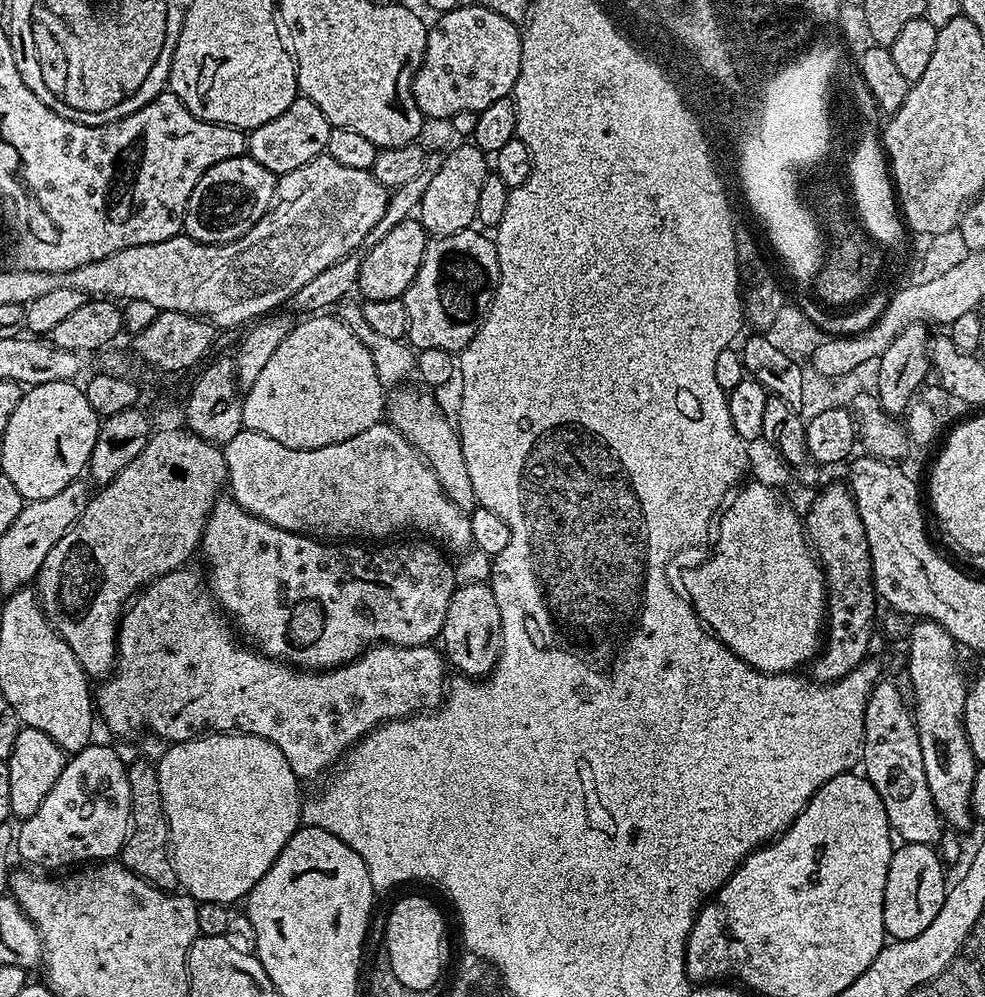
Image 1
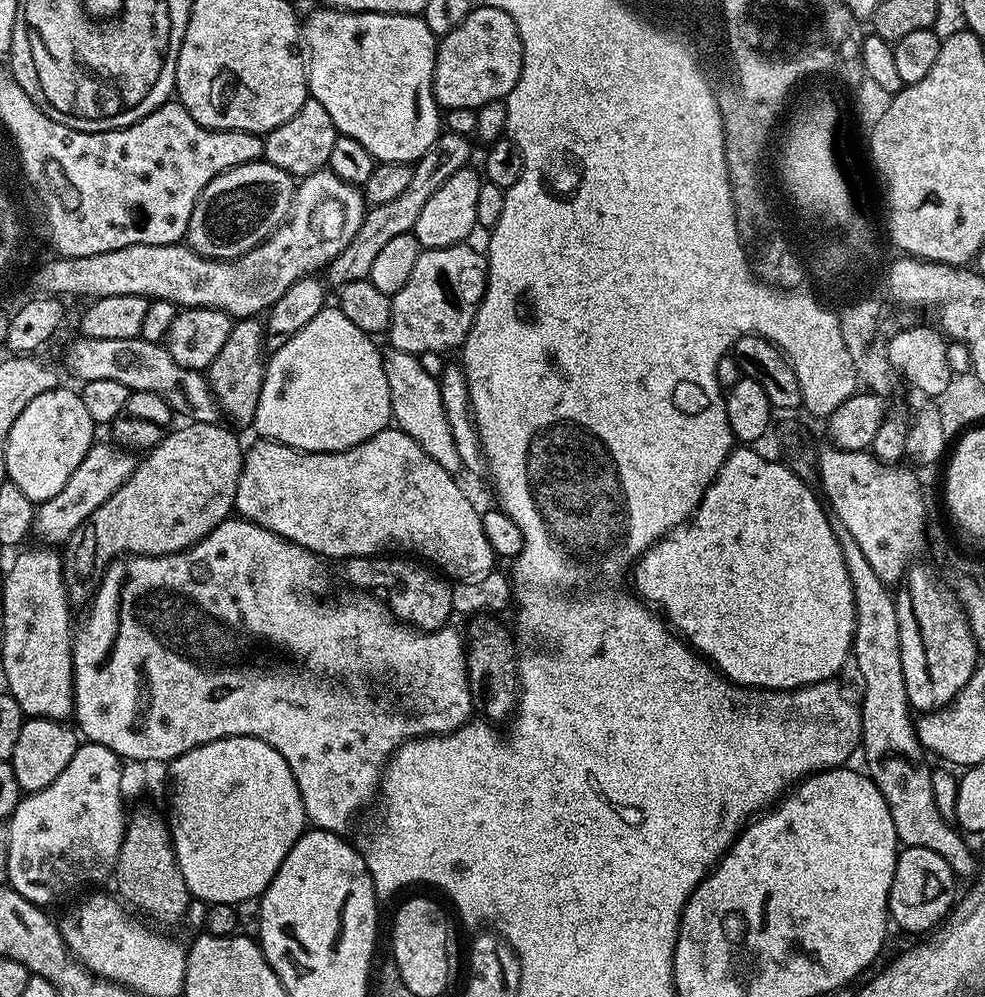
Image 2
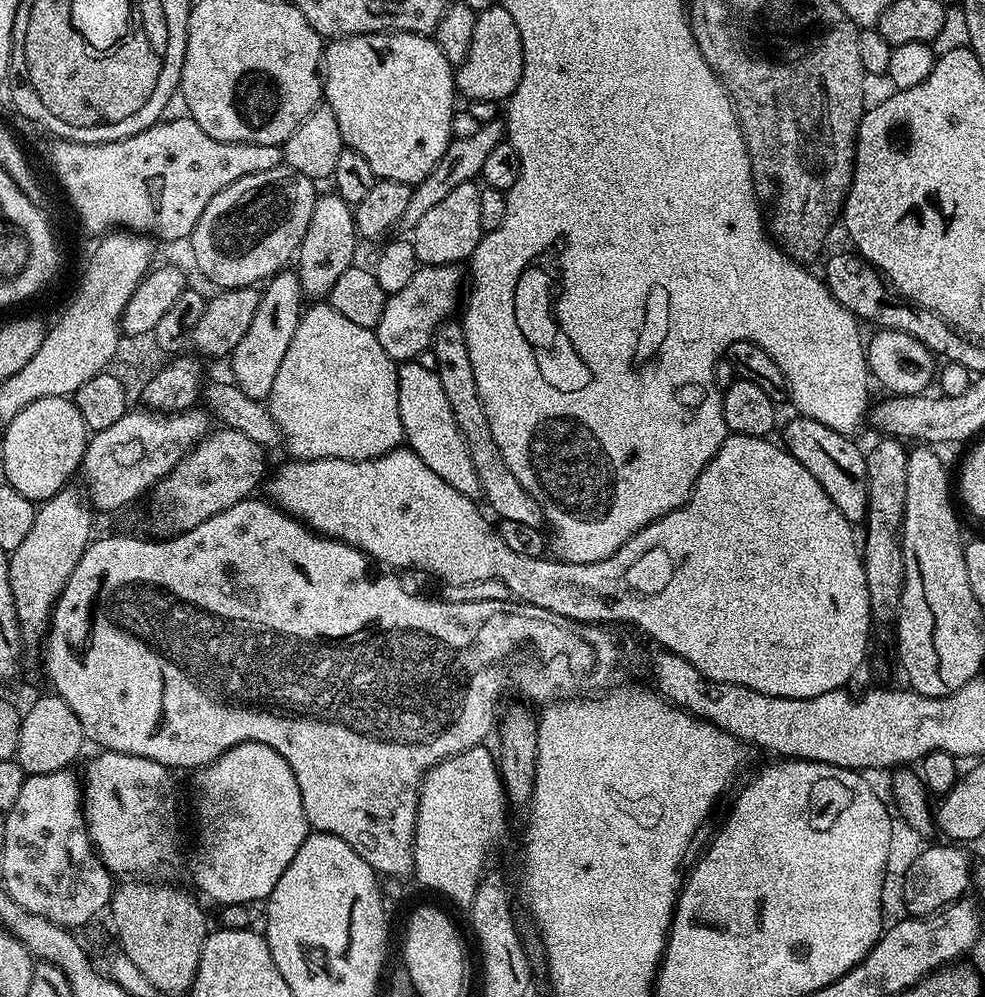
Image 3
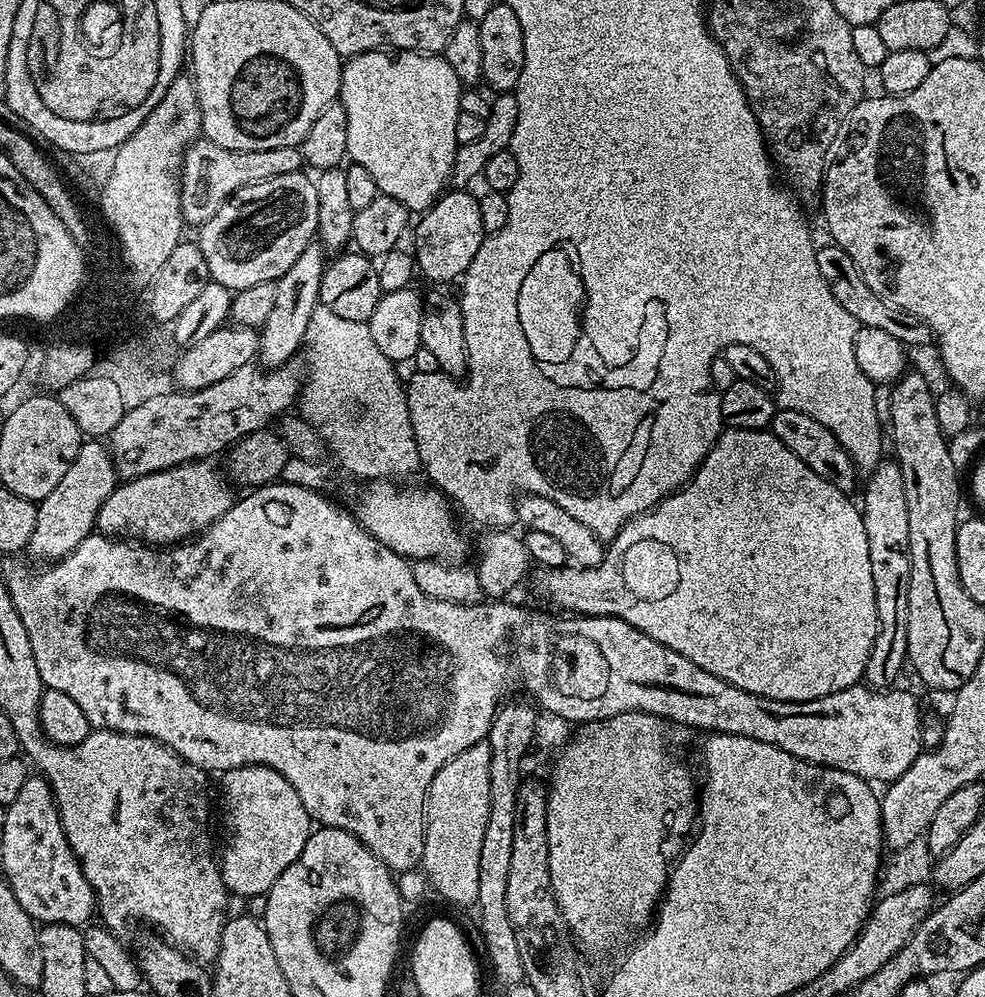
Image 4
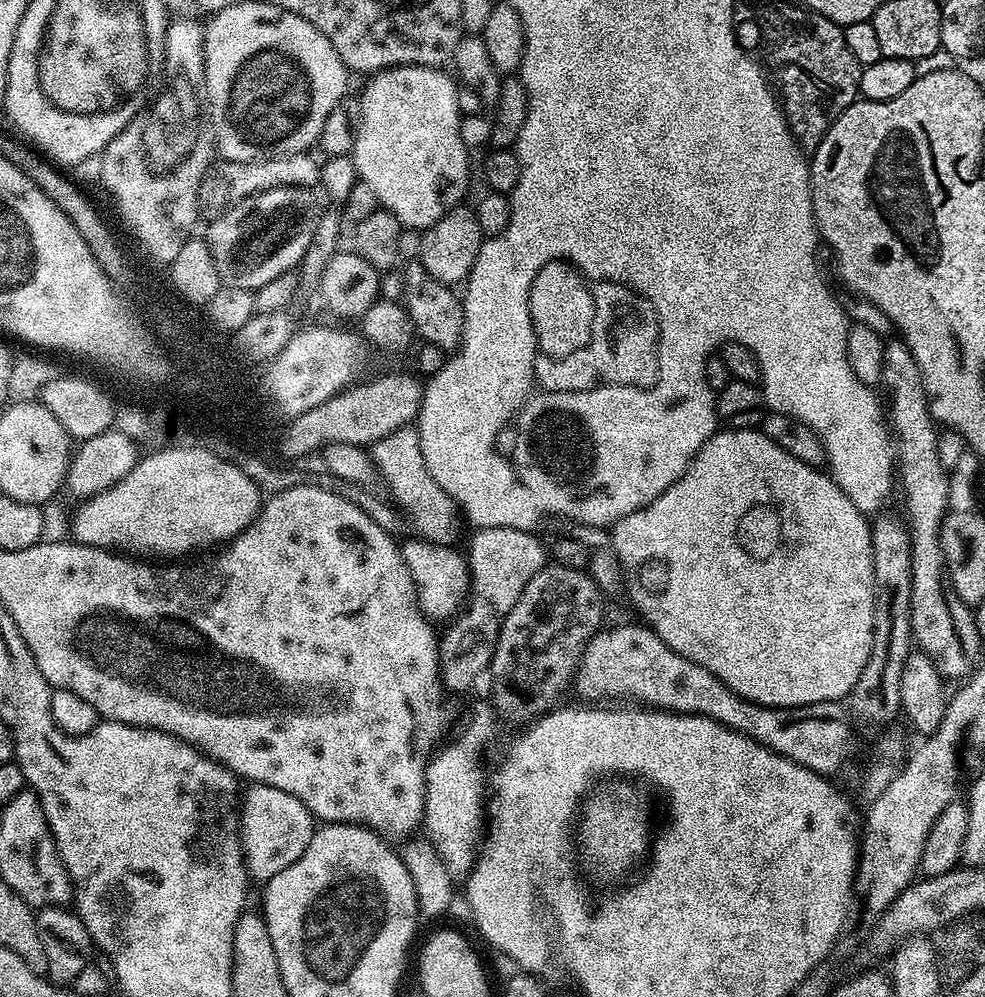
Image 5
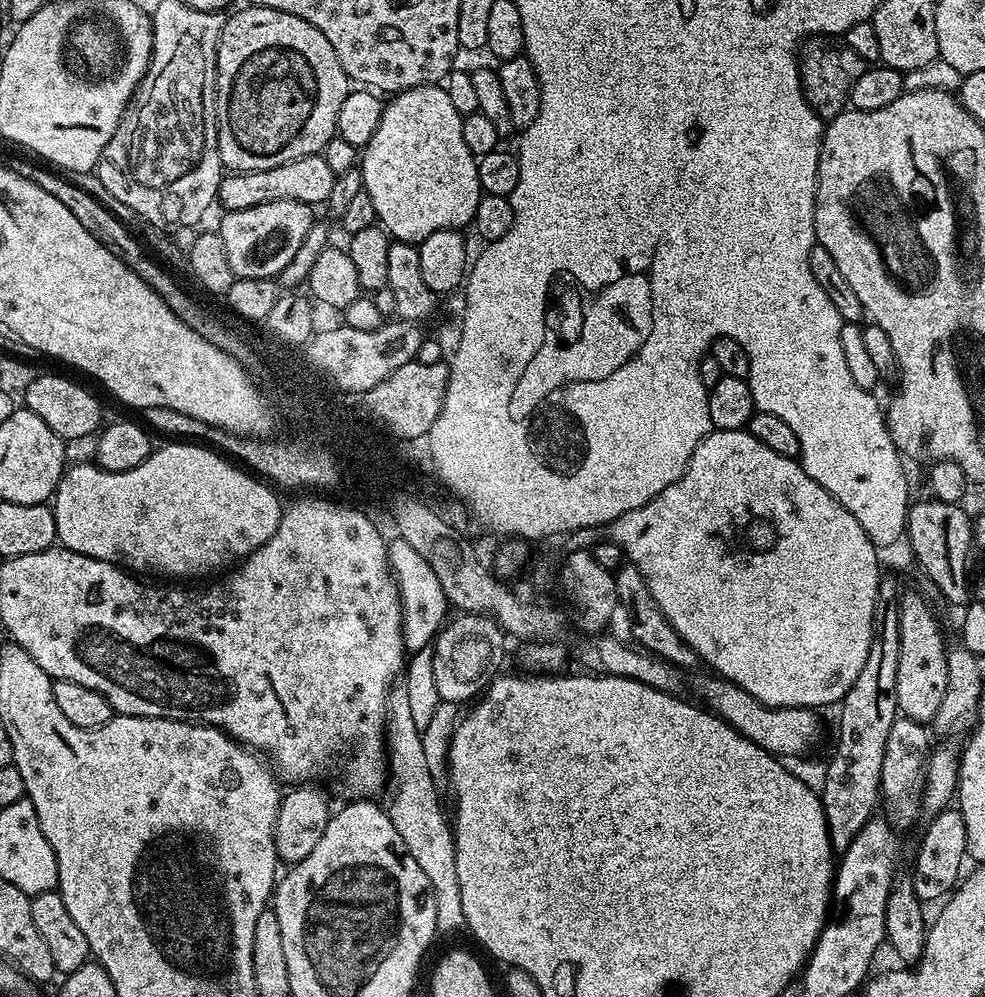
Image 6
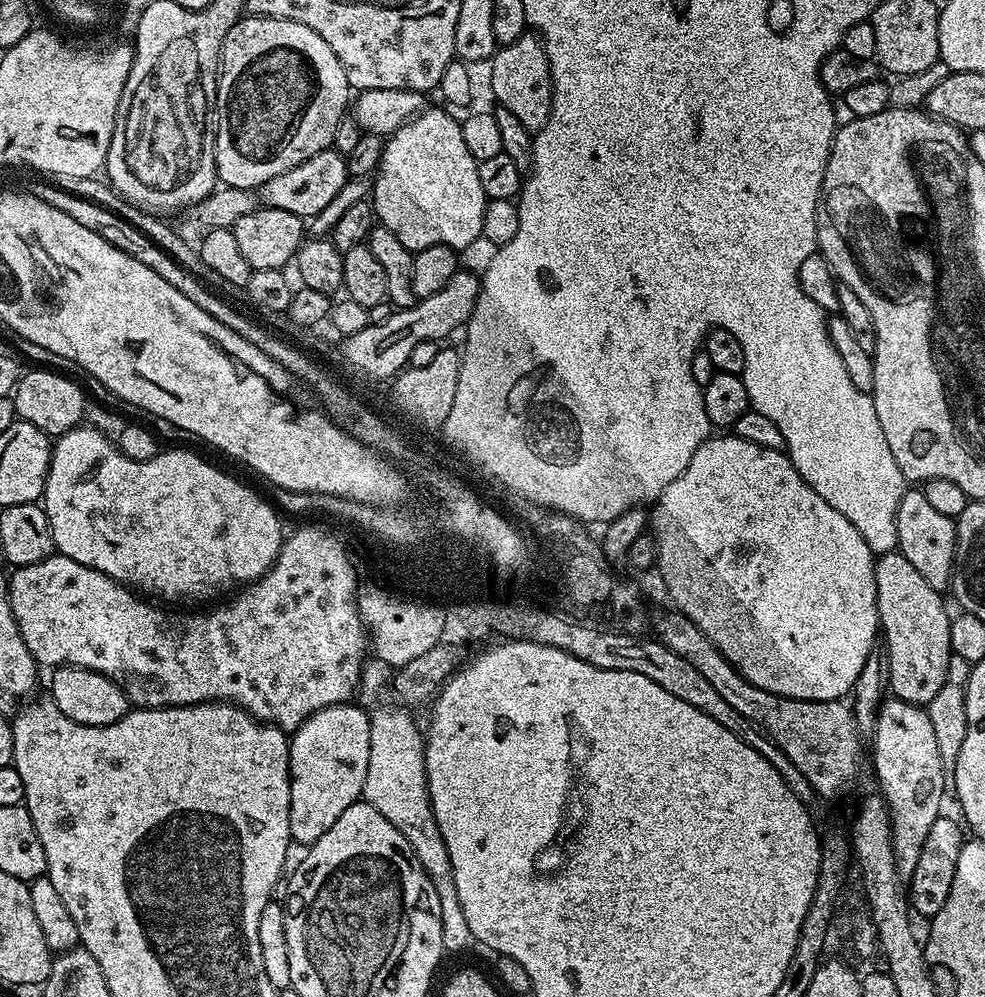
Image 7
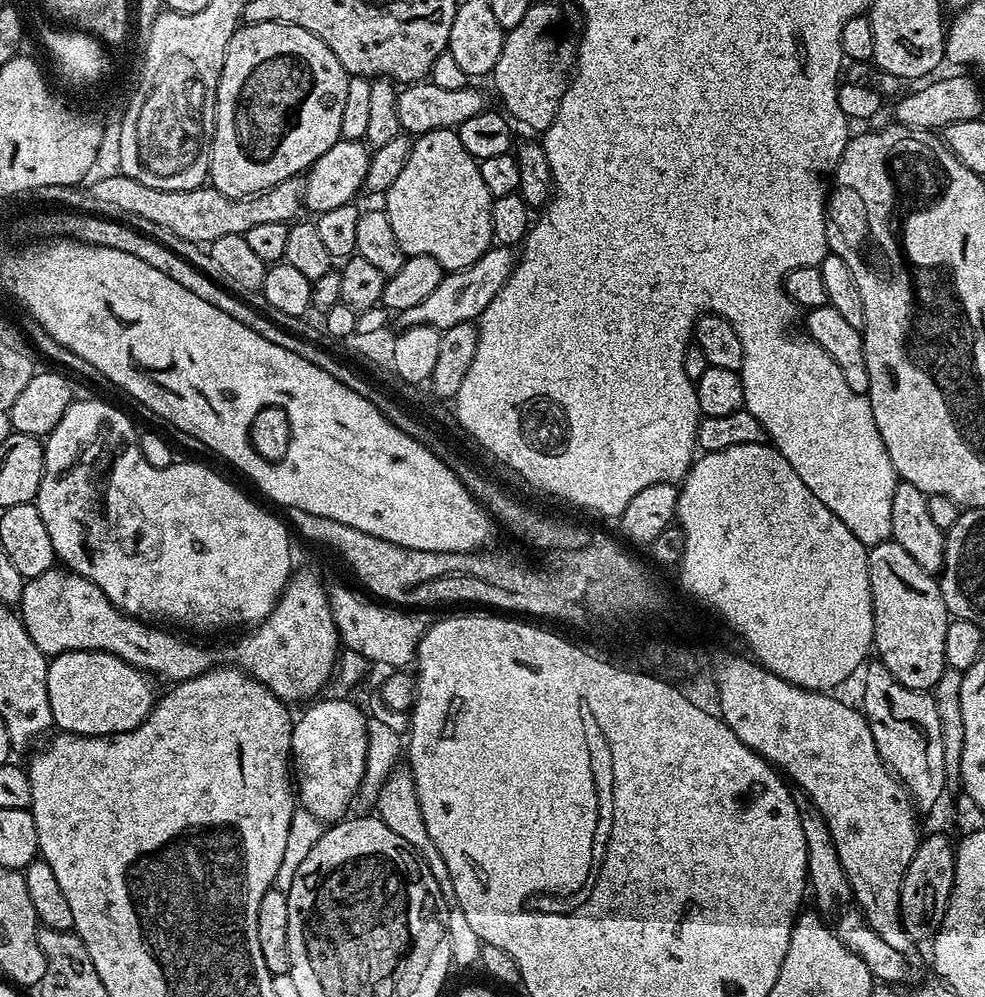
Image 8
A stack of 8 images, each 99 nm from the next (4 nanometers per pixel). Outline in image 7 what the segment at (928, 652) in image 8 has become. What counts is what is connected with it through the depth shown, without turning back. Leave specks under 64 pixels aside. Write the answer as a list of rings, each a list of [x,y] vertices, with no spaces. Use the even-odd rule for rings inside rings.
[[[900,551],[877,555],[876,605],[882,633],[882,648],[888,658],[888,686],[891,695],[902,702],[927,706],[946,681],[950,665],[950,612],[944,609],[945,597],[914,570]]]

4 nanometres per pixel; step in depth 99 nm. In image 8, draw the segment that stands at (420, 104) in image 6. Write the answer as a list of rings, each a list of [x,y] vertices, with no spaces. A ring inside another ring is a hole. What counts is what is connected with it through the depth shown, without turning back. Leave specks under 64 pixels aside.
[[[439,128],[419,133],[411,141],[409,156],[387,192],[382,196],[382,210],[390,218],[390,230],[398,238],[398,246],[405,257],[429,256],[434,258],[445,273],[457,272],[482,258],[486,254],[492,239],[492,202],[486,182],[482,182],[480,165],[462,146],[462,138],[455,128]]]

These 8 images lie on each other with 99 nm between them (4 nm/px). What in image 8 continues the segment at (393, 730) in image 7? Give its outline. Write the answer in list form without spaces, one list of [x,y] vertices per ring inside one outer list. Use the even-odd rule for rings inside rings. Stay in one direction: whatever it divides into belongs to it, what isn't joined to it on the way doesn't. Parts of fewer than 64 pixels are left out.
[[[398,772],[391,773],[378,790],[376,800],[378,800],[376,814],[380,820],[386,822],[386,826],[390,830],[394,830],[403,841],[410,845],[414,853],[420,857],[424,863],[425,871],[430,873],[439,888],[441,901],[443,903],[445,901],[449,905],[450,912],[446,914],[445,928],[447,930],[447,940],[450,942],[453,965],[457,969],[459,967],[466,968],[472,964],[474,966],[479,961],[482,942],[466,922],[461,908],[456,906],[457,895],[454,894],[453,880],[449,876],[449,870],[441,856],[441,852],[434,846],[433,839],[430,838],[430,834],[426,831],[426,824],[422,819],[421,806],[418,802],[417,791],[414,790],[411,775],[406,772],[404,774],[398,774]]]

